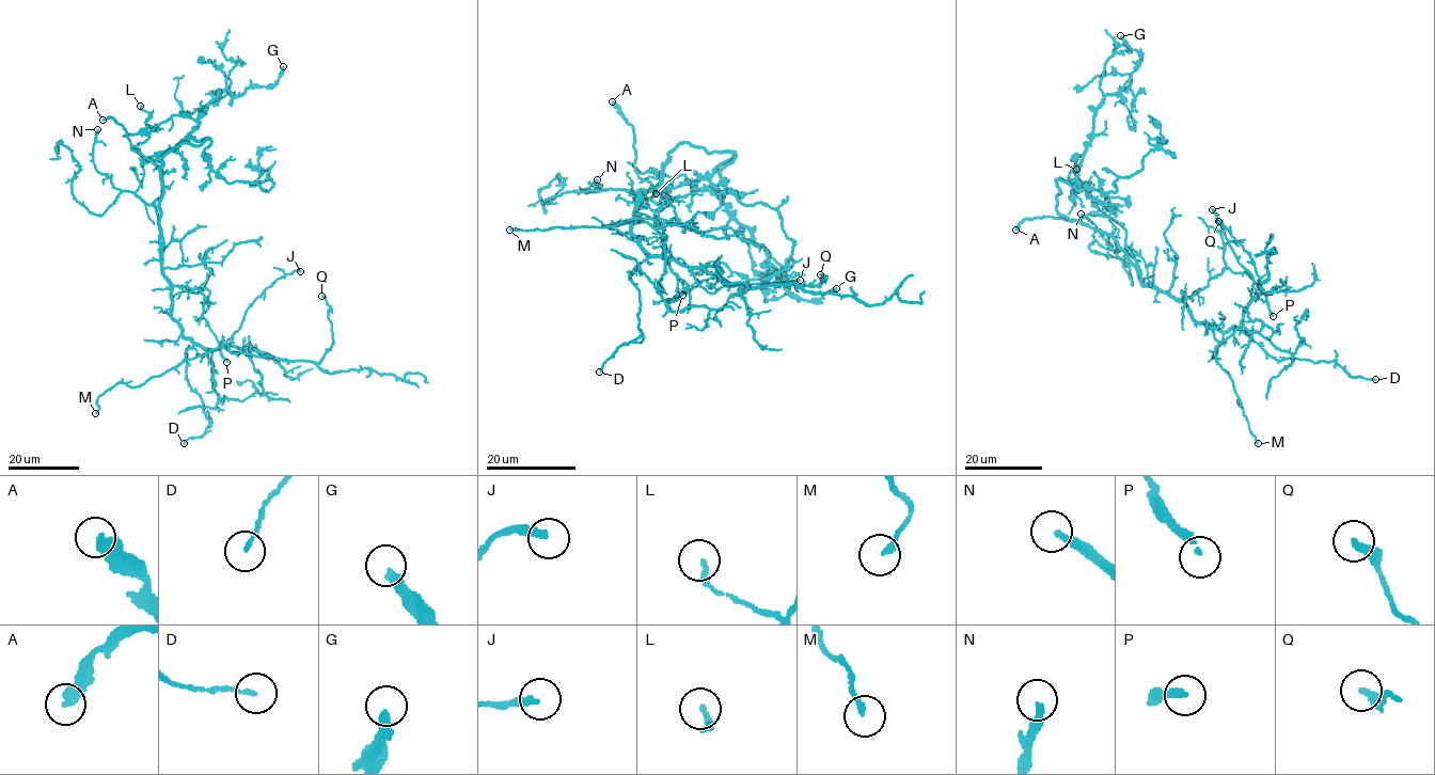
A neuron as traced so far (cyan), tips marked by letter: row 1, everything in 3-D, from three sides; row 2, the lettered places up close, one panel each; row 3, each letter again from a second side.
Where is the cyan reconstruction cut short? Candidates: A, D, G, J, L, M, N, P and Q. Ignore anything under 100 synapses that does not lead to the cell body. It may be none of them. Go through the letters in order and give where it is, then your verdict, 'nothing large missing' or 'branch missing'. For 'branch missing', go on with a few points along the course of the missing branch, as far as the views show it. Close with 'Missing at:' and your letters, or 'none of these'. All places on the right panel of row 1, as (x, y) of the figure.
A: place (1015, 230); branch missing; course (1015, 230), (1019, 252), (1005, 268), (1000, 265)
D: place (1375, 379); nothing large missing
G: place (1120, 35); nothing large missing
J: place (1212, 209); nothing large missing
L: place (1076, 169); nothing large missing
M: place (1258, 443); nothing large missing
N: place (1081, 214); nothing large missing
P: place (1273, 316); nothing large missing
Q: place (1218, 221); nothing large missing
Missing at: A

